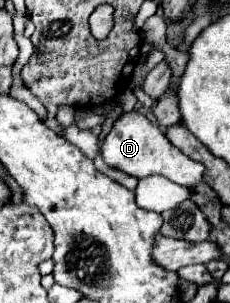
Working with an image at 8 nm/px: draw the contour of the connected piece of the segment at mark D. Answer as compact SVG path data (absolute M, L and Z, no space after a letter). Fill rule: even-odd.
M139 111L123 113L113 123L113 129L107 133L107 137L101 143L101 157L109 167L119 169L127 175L133 175L137 179L143 179L149 175L163 175L183 187L195 187L197 183L203 181L203 165L195 163L193 159L187 159L187 155L183 155L177 147L169 143L163 129L151 123Z

